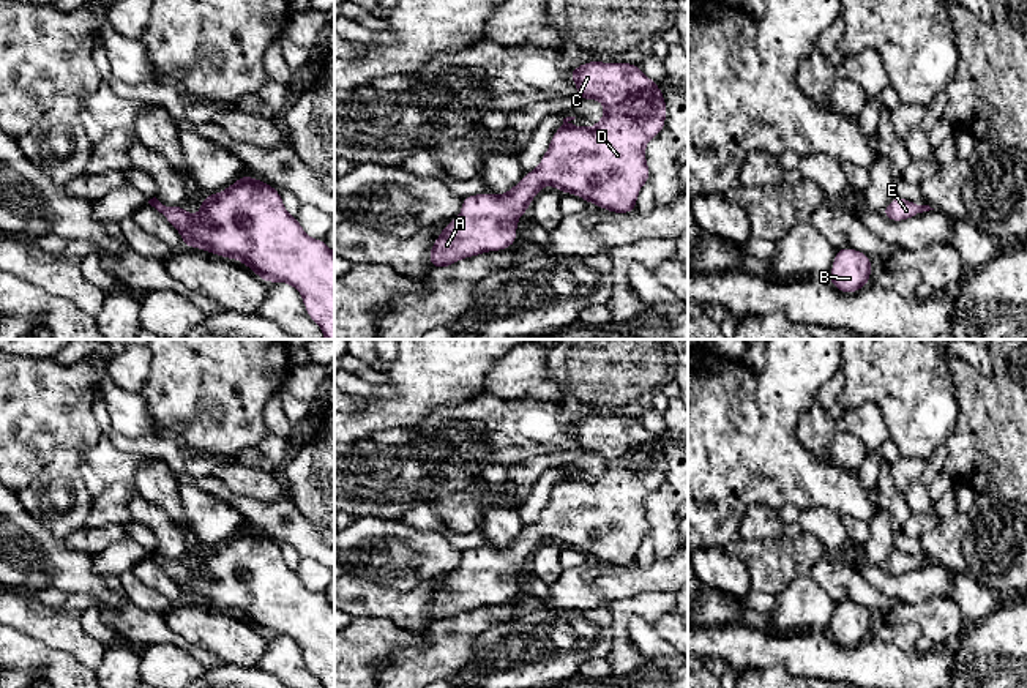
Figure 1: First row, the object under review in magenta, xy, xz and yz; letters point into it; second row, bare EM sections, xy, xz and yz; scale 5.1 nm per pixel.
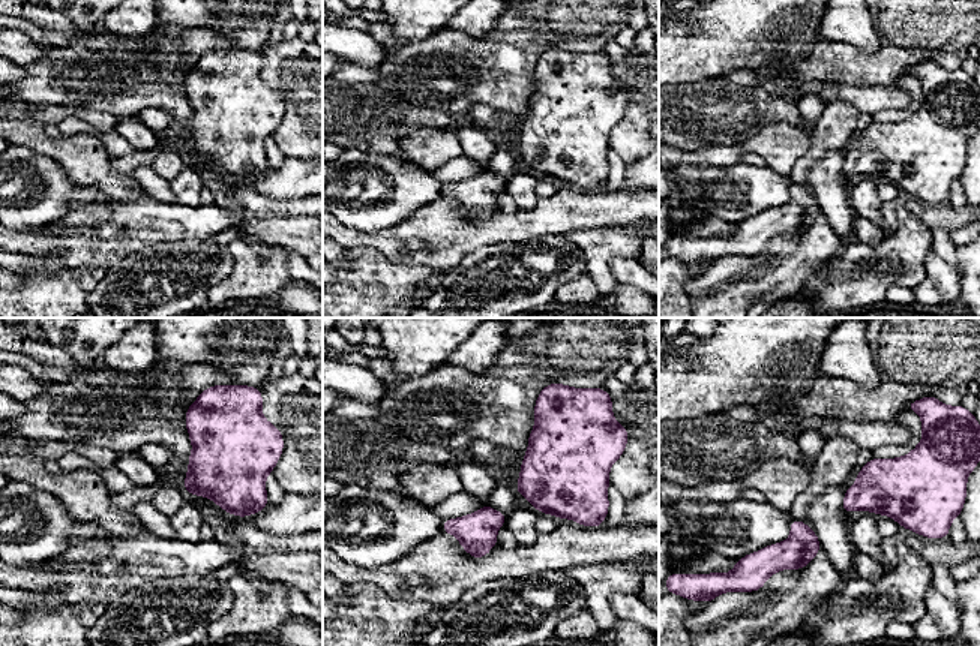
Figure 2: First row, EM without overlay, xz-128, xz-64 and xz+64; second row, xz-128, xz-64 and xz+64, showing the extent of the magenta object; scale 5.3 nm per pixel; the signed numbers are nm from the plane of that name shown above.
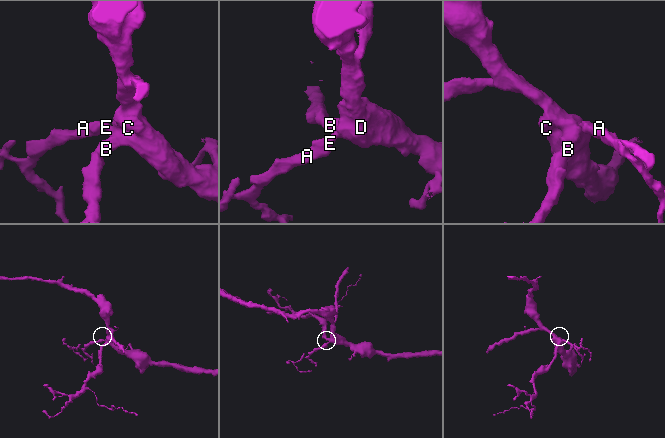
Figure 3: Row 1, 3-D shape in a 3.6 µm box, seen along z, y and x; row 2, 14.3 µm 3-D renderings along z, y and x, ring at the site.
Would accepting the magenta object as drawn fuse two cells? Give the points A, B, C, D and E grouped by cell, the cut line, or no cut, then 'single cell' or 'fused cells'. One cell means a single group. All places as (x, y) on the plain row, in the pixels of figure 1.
A B C D E; no cut; single cell

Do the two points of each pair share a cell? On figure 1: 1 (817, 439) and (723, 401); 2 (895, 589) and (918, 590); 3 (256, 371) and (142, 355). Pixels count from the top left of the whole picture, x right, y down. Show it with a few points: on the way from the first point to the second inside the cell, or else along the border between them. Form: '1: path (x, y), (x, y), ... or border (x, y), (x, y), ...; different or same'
1: border (814, 400), (799, 415), (794, 436), (819, 458); different
2: path (901, 589), (912, 589); same
3: border (153, 355), (147, 377), (139, 390); different

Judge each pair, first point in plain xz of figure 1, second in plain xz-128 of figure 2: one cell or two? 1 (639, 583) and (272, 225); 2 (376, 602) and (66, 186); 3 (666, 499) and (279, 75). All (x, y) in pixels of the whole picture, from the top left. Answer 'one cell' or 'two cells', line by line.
1: two cells
2: two cells
3: one cell

